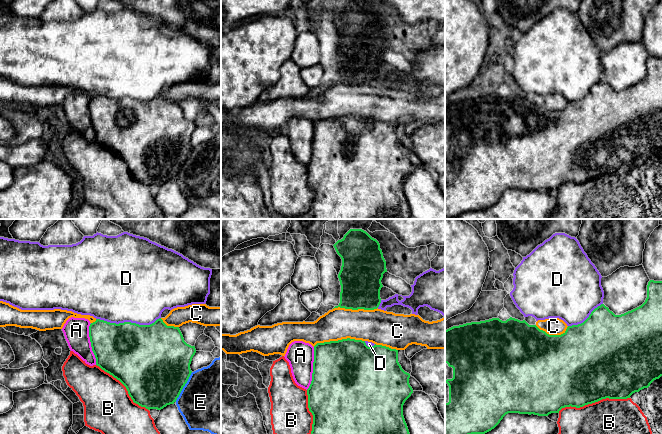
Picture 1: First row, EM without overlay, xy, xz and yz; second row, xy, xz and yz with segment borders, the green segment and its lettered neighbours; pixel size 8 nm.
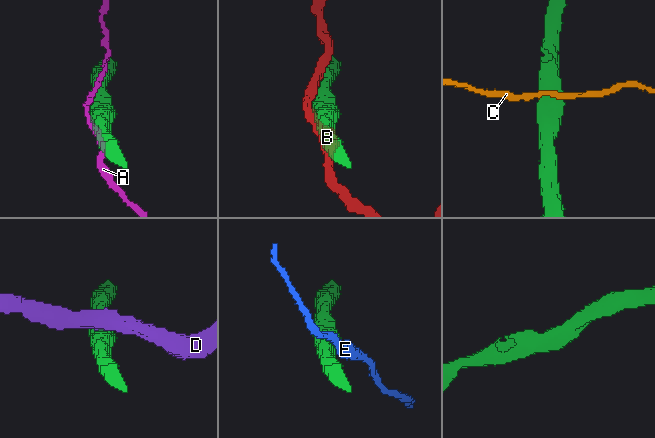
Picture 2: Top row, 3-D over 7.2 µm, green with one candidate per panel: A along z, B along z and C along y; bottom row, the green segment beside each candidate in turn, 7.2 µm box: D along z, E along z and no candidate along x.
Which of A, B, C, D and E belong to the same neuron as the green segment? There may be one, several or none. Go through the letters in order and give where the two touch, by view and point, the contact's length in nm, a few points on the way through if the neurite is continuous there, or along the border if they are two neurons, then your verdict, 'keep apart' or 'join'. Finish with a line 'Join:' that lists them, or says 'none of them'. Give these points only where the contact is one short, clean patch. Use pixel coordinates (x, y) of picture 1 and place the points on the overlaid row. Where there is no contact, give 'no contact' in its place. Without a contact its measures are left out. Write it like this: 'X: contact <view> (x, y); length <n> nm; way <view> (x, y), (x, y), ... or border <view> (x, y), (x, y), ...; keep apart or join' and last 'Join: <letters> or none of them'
A: contact xz (313, 368); length 360 nm; keep apart
B: contact yz (593, 402); length 600 nm; keep apart
C: contact xz (338, 340); length 420 nm; keep apart
D: contact xy (128, 322); length 500 nm; keep apart
E: contact xy (183, 386); length 280 nm; keep apart
Join: none of them

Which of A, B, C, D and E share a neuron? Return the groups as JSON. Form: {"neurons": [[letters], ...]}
{"neurons": [["A", "B"], ["C", "D"], ["E"]]}

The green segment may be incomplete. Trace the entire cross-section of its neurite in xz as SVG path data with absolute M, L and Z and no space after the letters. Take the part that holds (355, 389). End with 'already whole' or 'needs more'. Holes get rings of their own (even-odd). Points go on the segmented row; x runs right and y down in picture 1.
M350 338L317 343L314 346L312 381L307 389L308 408L313 415L311 434L410 434L403 416L403 405L413 393L409 378L410 374L405 372L398 362L398 350L396 349L376 344L368 347L365 341Z; already whole

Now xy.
M161 318L150 325L131 322L116 324L96 319L89 326L89 337L96 365L119 380L126 387L134 403L148 410L161 410L167 405L174 404L192 373L190 364L196 353L195 346L184 341L179 327L167 326Z; already whole

